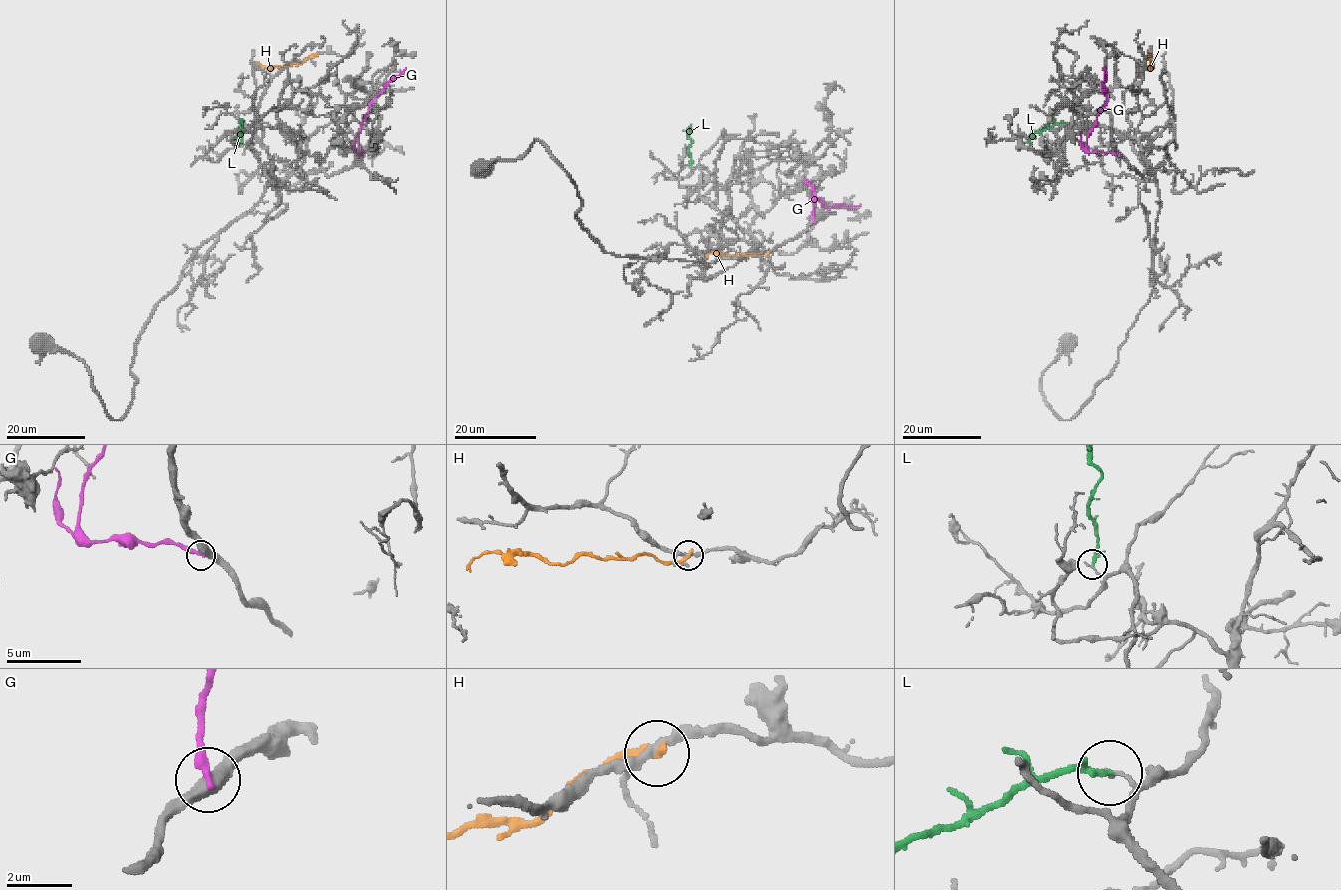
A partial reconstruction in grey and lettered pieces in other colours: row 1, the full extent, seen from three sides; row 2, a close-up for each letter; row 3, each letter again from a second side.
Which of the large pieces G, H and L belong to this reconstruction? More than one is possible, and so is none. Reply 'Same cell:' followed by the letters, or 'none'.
Same cell: none

